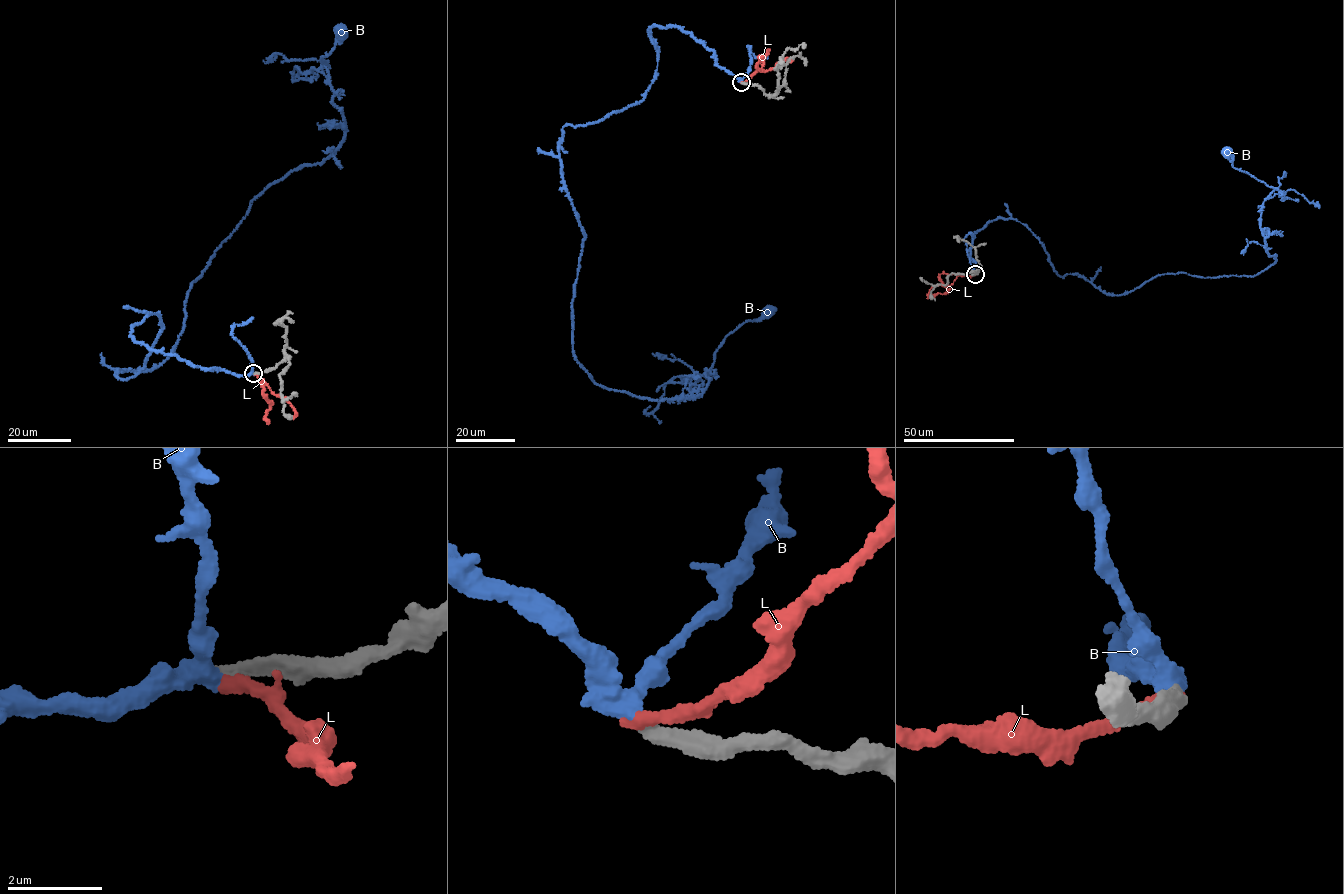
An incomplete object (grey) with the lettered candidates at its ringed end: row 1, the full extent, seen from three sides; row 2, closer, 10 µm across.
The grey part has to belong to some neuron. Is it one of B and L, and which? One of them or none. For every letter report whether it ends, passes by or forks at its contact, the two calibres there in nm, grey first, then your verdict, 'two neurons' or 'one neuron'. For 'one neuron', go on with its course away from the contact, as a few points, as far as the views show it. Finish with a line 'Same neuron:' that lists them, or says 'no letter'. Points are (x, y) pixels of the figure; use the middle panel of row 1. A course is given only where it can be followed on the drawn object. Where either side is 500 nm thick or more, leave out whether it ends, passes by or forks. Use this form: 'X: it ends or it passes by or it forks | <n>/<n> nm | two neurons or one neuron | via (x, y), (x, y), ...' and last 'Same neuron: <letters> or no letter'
B: it passes by | 300/360 nm | one neuron | via (741, 82), (654, 25), (643, 99), (563, 127), (585, 234), (573, 356), (609, 390), (693, 397), (768, 311)
L: it ends | 320/300 nm | two neurons
Same neuron: B

